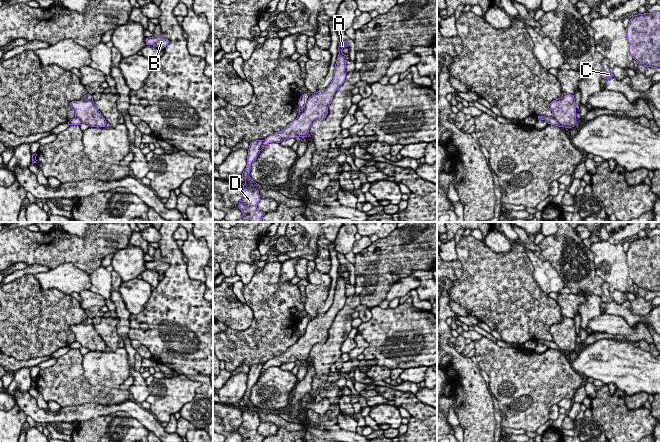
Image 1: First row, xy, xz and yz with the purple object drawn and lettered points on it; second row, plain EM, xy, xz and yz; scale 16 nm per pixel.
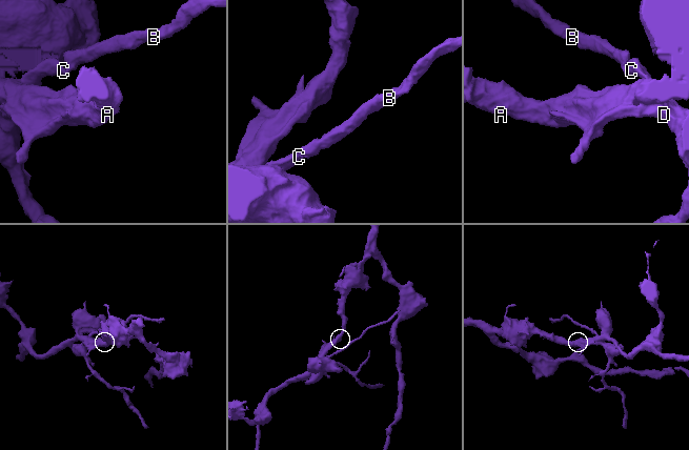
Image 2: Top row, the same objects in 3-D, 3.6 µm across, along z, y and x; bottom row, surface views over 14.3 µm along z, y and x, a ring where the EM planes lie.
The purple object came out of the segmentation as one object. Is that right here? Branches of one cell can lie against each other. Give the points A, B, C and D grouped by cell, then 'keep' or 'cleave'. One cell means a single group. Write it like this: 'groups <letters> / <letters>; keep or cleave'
groups A / B C D; cleave

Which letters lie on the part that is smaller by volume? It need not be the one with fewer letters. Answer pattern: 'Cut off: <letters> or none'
Cut off: B, C, D

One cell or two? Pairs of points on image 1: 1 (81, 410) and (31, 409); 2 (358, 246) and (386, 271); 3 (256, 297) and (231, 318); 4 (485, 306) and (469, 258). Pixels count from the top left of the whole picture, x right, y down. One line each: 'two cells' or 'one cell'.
1: one cell
2: two cells
3: two cells
4: one cell

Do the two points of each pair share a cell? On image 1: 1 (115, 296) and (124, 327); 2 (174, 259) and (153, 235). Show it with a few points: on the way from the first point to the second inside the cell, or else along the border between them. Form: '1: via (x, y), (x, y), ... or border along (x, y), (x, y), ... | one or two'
1: via (120, 304), (123, 319) | one
2: border along (160, 232), (160, 239), (157, 242) | two

